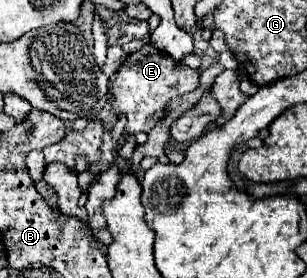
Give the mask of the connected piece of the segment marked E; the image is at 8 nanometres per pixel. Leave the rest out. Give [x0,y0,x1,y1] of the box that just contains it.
[110,45,200,153]

